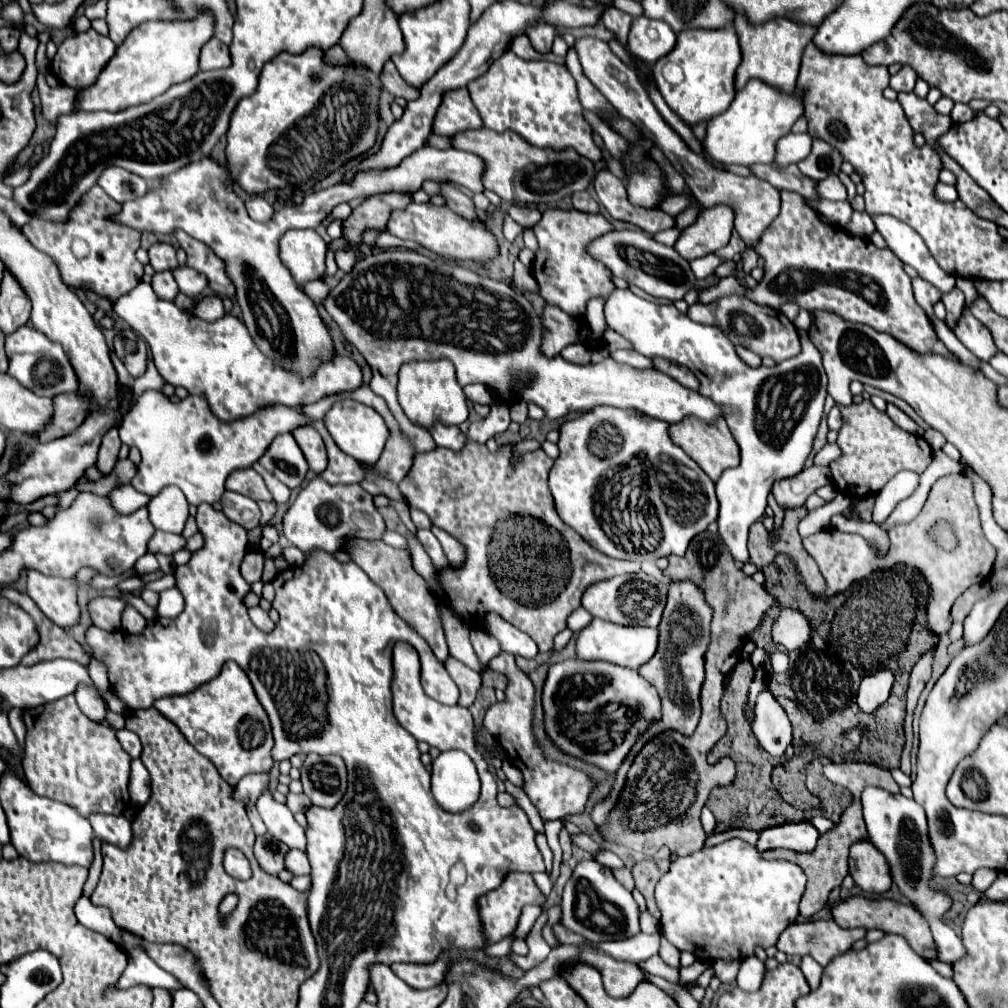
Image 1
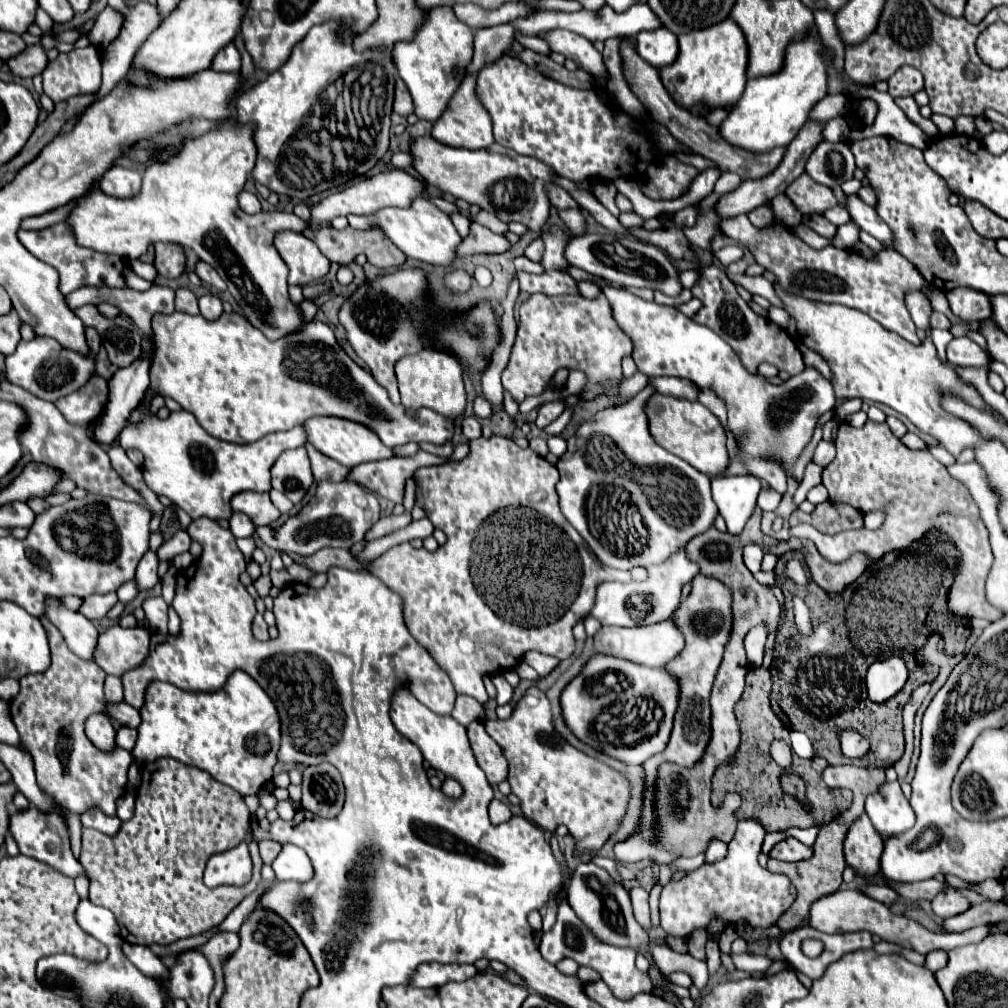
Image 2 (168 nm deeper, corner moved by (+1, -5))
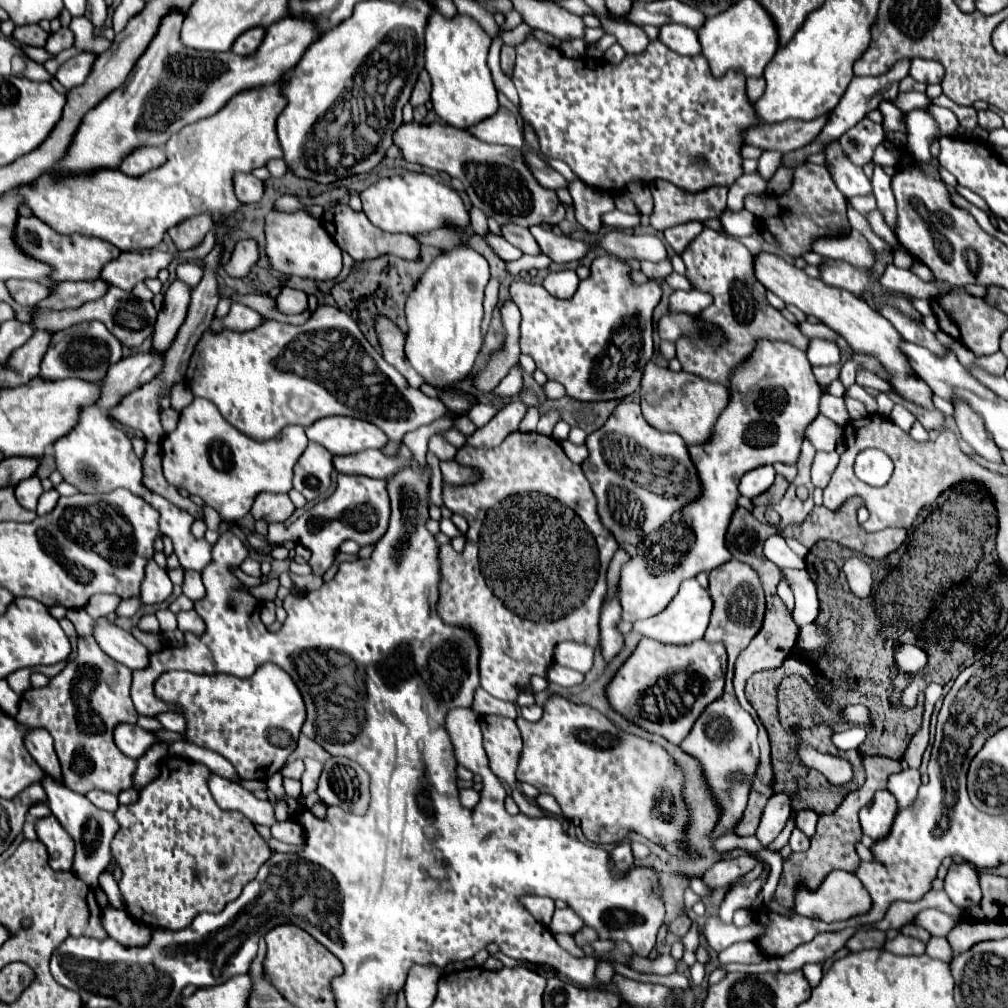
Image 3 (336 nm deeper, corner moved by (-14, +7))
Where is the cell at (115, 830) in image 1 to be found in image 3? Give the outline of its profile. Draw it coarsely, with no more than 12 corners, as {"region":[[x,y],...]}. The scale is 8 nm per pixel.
{"region":[[107,791],[87,793],[95,807],[111,811],[119,807],[117,797]]}

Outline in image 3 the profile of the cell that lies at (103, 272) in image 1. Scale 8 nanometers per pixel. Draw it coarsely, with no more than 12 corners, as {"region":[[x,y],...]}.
{"region":[[19,217],[17,243],[53,265],[51,277],[89,281],[121,253],[109,241],[57,233]]}

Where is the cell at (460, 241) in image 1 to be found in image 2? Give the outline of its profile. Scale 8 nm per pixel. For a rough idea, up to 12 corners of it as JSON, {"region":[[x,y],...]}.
{"region":[[424,197],[406,209],[348,215],[380,229],[404,255],[450,265],[462,241],[450,215]]}

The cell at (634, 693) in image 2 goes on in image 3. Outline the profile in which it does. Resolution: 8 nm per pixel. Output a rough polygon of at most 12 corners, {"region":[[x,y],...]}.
{"region":[[643,637],[605,697],[679,745],[723,693],[721,643]]}

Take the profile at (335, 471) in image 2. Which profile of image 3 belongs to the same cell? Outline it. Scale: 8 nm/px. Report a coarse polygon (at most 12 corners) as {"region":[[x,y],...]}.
{"region":[[401,445],[397,459],[371,451],[333,457],[339,473],[387,479],[407,467],[411,451]]}

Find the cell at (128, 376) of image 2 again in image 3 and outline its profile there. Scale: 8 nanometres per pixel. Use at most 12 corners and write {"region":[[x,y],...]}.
{"region":[[181,281],[167,289],[151,349],[165,353],[185,321],[191,289]]}

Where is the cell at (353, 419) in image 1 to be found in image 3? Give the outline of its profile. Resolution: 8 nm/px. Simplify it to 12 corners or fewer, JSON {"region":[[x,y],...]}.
{"region":[[355,417],[305,429],[333,455],[383,449],[389,437]]}

